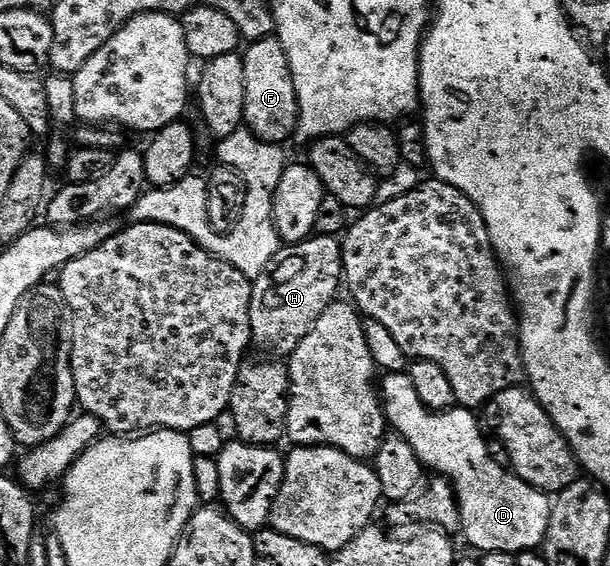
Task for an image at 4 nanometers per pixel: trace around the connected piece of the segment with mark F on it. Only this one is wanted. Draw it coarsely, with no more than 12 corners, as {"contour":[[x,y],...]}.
{"contour":[[275,34],[242,52],[244,124],[287,145],[300,120],[290,58]]}

